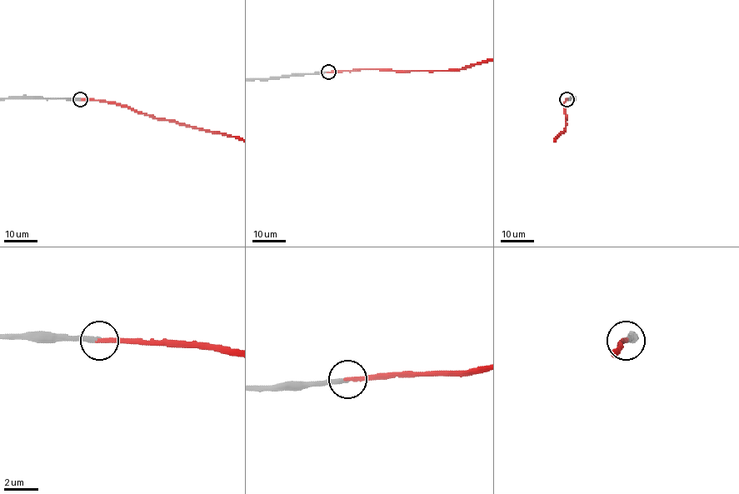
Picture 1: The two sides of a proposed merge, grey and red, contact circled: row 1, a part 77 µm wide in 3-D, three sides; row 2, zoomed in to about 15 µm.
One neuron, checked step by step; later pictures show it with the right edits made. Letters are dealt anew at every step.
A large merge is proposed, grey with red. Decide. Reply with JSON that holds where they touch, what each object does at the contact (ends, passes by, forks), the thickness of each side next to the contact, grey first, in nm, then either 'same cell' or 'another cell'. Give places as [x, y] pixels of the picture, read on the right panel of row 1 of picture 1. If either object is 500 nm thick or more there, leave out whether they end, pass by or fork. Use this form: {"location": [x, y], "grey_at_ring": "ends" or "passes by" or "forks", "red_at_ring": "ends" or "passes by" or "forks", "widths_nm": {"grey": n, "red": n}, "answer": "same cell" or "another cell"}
{"location": [566, 99], "grey_at_ring": "ends", "red_at_ring": "ends", "widths_nm": {"grey": 280, "red": 260}, "answer": "same cell"}

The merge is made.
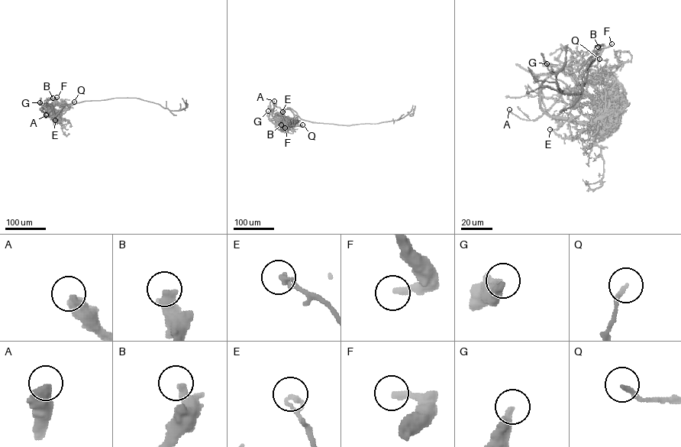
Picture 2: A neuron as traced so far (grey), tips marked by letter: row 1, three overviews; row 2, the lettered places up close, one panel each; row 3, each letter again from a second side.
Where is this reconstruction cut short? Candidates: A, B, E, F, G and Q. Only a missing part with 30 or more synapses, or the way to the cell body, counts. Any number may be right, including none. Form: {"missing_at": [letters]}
{"missing_at": []}

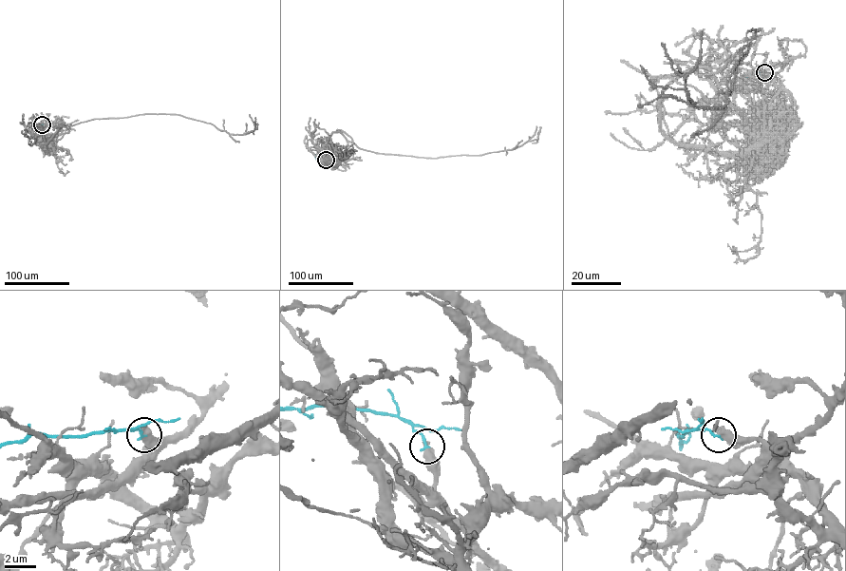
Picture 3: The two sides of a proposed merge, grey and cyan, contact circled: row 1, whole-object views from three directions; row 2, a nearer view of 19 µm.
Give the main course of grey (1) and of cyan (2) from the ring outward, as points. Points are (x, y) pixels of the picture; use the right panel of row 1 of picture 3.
1: (765, 72), (723, 121), (744, 117), (694, 70), (751, 29), (726, 105), (694, 105), (702, 31)
2: (765, 72), (758, 72), (759, 77), (744, 74)

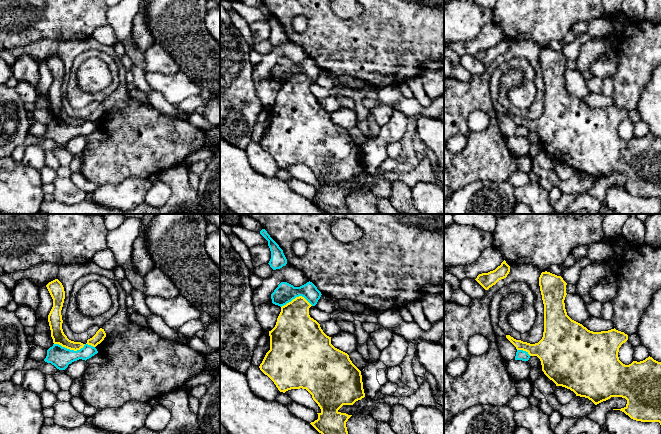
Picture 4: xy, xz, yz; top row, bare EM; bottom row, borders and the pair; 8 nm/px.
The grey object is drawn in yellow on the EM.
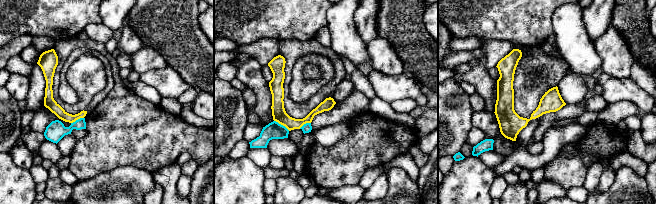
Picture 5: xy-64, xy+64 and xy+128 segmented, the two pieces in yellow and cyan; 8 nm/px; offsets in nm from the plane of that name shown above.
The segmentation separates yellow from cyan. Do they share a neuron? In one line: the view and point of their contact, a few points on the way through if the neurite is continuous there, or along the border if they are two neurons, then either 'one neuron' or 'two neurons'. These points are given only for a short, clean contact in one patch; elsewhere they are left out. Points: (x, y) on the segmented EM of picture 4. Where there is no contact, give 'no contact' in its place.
contact xy (74, 350); border xy (54, 343), (74, 350), (79, 350), (85, 344), (94, 347); two neurons

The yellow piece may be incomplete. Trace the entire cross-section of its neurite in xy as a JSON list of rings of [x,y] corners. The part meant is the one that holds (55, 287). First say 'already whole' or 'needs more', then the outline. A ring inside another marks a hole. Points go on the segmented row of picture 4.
already whole; [[[55,279],[49,282],[46,287],[53,299],[53,307],[48,315],[53,343],[70,350],[80,350],[85,344],[69,340],[62,329],[63,320],[61,310],[65,299],[65,291],[62,283],[58,279]]]

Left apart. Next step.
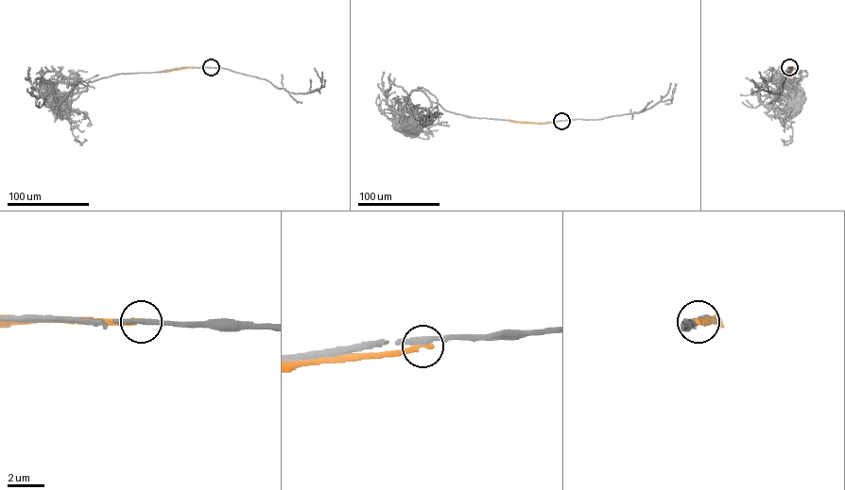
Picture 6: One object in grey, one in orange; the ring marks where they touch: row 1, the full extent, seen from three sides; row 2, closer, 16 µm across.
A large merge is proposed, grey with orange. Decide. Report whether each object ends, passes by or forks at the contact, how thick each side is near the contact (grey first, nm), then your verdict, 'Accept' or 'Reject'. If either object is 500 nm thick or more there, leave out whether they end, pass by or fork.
At the ring grey passes by. At the ring orange ends. Thickness 280 nm (grey) against 280 nm. Reject

